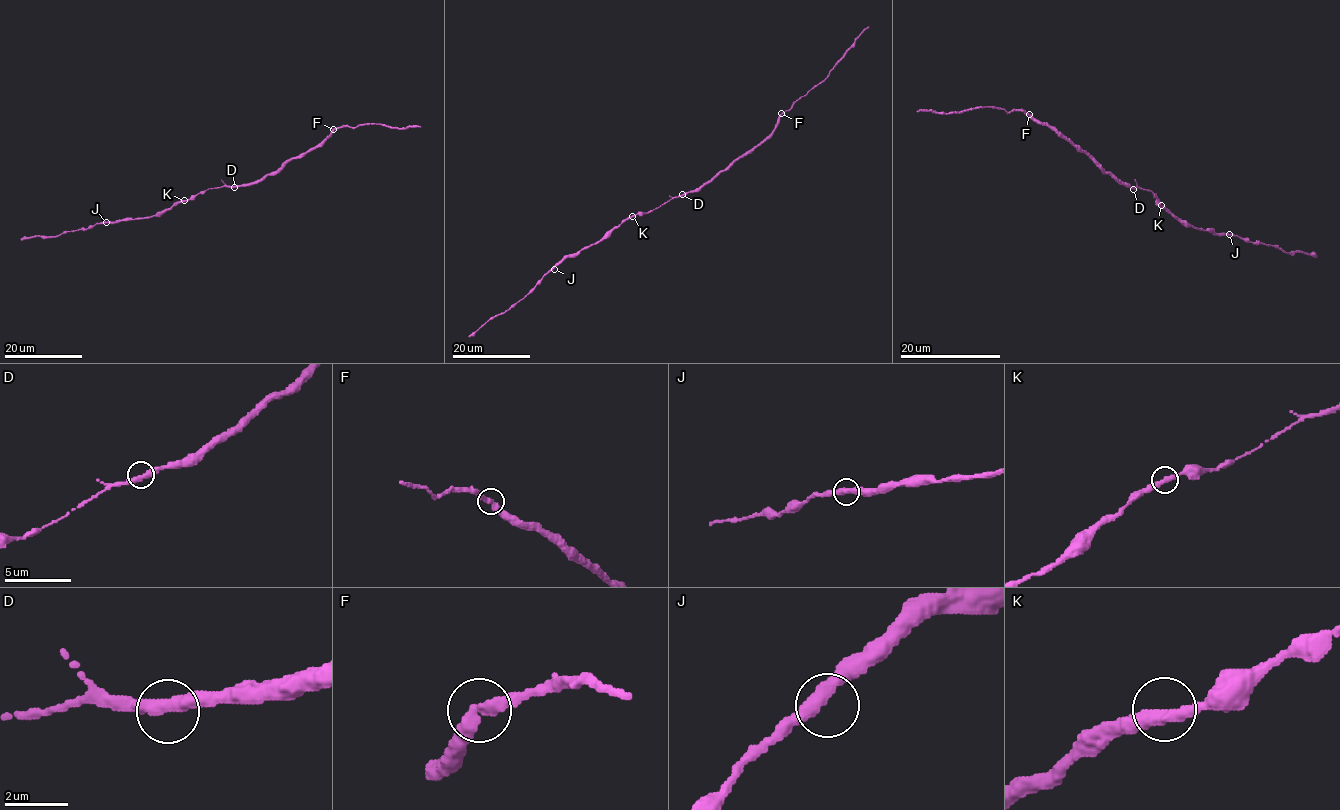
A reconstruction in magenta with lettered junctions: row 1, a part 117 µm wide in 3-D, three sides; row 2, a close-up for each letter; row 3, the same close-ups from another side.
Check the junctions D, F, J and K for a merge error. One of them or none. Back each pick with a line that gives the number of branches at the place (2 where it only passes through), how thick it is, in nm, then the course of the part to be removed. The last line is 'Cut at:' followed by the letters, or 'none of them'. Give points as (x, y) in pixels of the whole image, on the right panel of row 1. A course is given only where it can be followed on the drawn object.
F: 2 | 400 nm | (1028, 114), (991, 107), (949, 113), (916, 111)
Cut at: F

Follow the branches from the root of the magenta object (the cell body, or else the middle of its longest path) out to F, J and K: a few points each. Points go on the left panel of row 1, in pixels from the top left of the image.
F: (234, 186), (261, 181), (293, 158), (301, 157), (317, 147), (334, 129)
J: (234, 186), (209, 188), (144, 218), (106, 222)
K: (234, 186), (209, 188), (184, 200)

